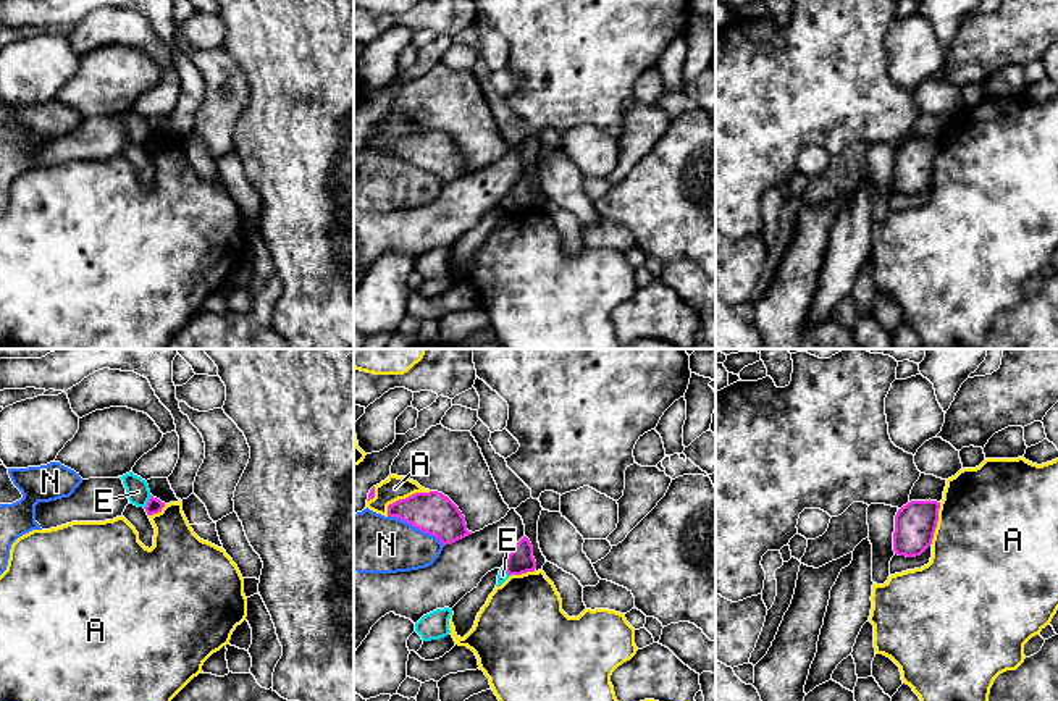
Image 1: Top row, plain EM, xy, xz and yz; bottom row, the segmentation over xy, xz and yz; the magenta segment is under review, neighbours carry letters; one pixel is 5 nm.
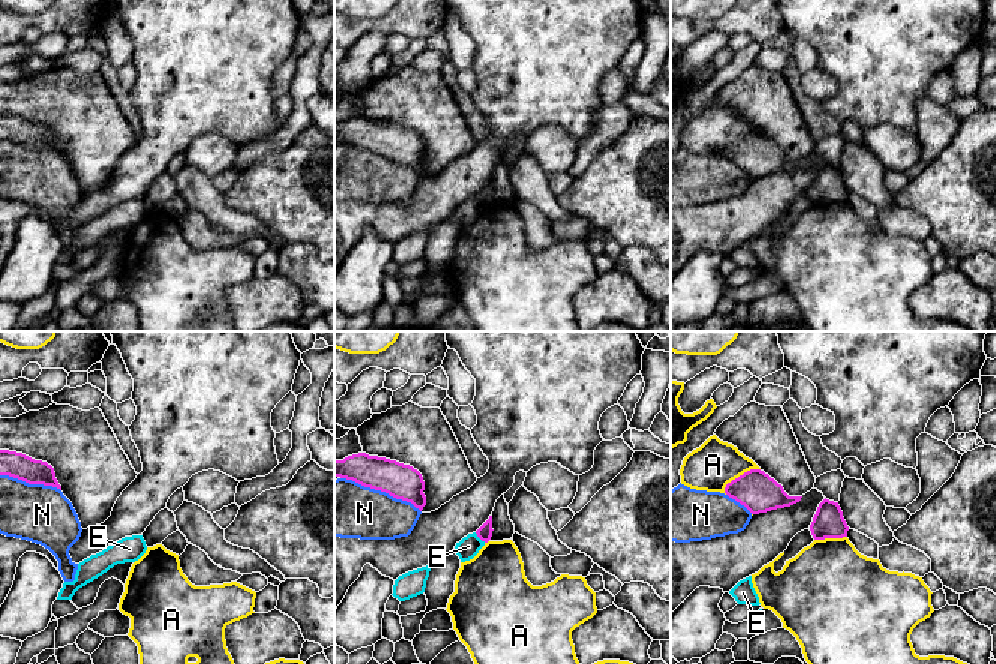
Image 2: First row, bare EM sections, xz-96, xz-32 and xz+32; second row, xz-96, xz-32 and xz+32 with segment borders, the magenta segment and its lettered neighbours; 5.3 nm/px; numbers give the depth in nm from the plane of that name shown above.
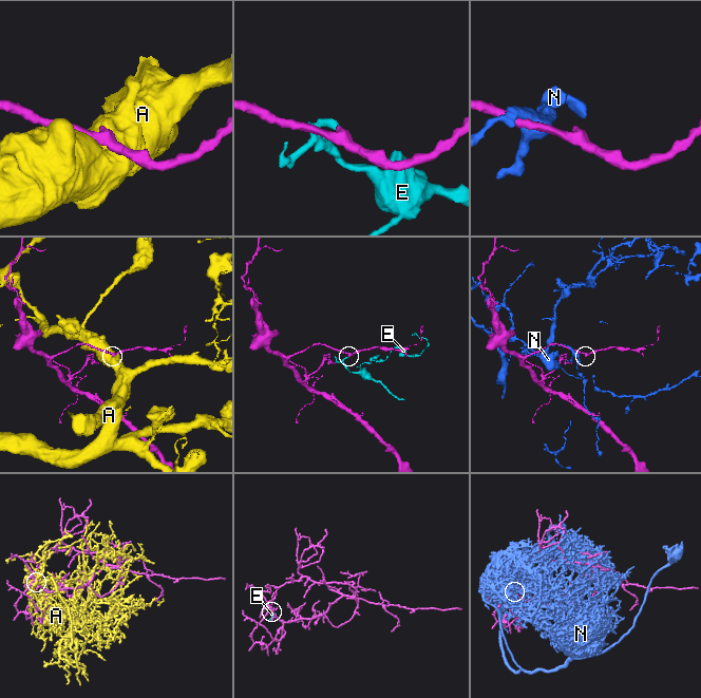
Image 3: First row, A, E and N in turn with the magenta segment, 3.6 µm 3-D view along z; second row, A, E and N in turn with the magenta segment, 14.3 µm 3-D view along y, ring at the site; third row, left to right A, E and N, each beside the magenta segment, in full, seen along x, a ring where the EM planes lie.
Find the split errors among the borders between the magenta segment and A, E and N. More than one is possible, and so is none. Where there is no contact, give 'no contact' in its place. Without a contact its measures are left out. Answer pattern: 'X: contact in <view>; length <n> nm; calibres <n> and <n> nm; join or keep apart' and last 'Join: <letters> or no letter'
A: contact in xz; length 260 nm; calibres 200 and 120 nm; keep apart
E: contact in xy; length 80 nm; calibres 80 and 120 nm; keep apart
N: contact in xz; length 320 nm; calibres 200 and 300 nm; keep apart
Join: no letter

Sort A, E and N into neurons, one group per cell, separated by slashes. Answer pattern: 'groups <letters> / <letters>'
groups A / E / N

